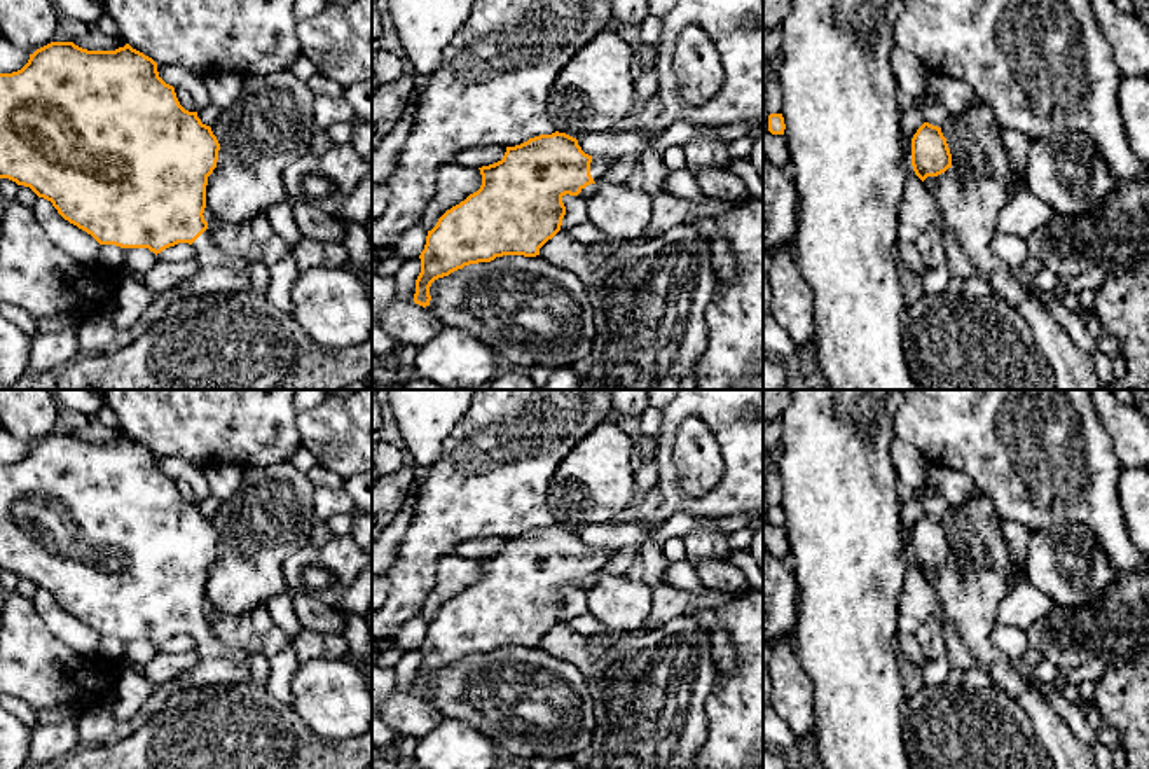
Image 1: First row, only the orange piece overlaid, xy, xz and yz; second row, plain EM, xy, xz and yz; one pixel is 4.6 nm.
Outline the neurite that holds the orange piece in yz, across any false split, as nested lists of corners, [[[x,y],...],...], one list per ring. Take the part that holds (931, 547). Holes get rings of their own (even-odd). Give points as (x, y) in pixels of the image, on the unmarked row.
[[[924,514],[912,530],[912,558],[924,573],[952,559],[952,545],[941,519]]]

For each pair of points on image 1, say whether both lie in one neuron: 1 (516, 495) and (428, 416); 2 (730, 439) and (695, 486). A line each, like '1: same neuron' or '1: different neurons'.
1: different neurons
2: different neurons

